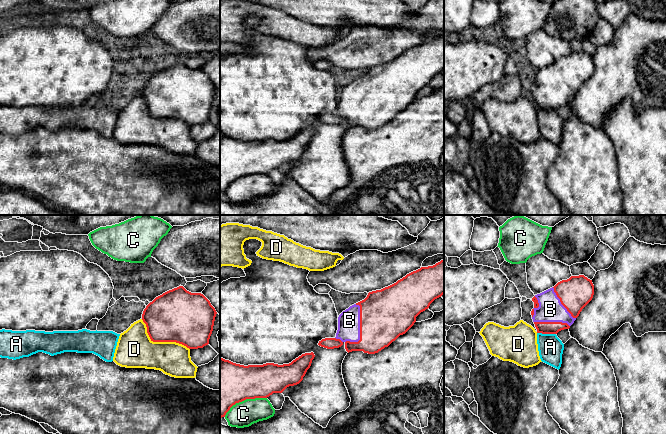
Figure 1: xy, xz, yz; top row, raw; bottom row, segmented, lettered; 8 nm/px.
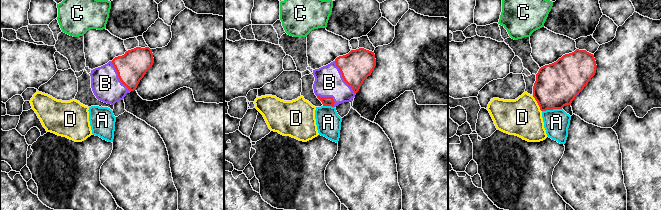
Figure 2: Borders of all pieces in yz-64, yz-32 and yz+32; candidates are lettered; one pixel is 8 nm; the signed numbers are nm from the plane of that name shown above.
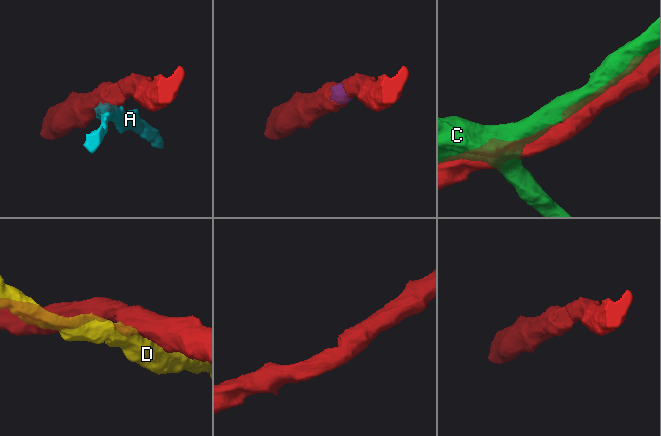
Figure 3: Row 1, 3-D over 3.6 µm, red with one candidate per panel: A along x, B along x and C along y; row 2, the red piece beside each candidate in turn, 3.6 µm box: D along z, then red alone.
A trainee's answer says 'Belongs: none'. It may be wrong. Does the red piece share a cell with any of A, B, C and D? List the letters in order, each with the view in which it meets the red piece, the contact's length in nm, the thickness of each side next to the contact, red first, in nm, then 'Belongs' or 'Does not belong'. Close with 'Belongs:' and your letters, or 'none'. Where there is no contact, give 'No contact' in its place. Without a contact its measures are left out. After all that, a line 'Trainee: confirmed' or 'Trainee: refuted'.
A: Touches red in yz. Shared border 150 nm. Thickness 100 nm (red) against 200 nm. Does not belong
B: Touches red in xz. Shared border 320 nm. Thickness 400 nm (red) against 180 nm. Belongs
C: Touches red in xz. Shared border 380 nm. Thickness 400 nm (red) against 200 nm. Does not belong
D: Touches red in xy. Shared border 460 nm. Thickness 420 nm (red) against 300 nm. Does not belong
Belongs: B
Trainee: refuted

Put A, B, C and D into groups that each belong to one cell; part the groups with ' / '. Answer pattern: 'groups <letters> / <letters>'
groups A / B / C / D

